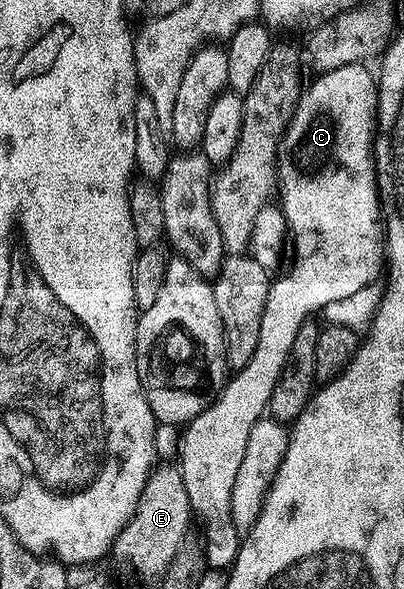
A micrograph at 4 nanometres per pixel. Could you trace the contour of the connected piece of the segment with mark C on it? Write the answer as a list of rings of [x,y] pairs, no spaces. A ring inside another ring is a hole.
[[[365,63],[349,64],[348,66],[340,66],[340,70],[328,70],[327,72],[315,75],[315,80],[311,84],[309,81],[308,87],[303,91],[301,99],[298,100],[298,105],[294,108],[294,114],[290,119],[289,126],[286,127],[286,132],[282,136],[276,153],[276,180],[280,185],[280,196],[282,192],[280,207],[282,213],[286,215],[286,227],[289,235],[292,237],[292,252],[294,248],[294,252],[298,257],[295,258],[290,272],[284,273],[279,280],[277,277],[271,283],[268,290],[266,309],[260,318],[260,334],[256,342],[256,350],[252,350],[252,358],[248,362],[248,366],[237,369],[227,379],[226,383],[222,385],[221,392],[215,396],[212,403],[195,420],[185,425],[180,432],[180,467],[182,469],[184,490],[188,490],[191,513],[202,518],[202,526],[206,534],[206,536],[204,535],[206,563],[212,568],[229,569],[233,565],[234,559],[238,556],[239,546],[242,545],[243,537],[240,535],[240,529],[232,522],[232,510],[230,509],[232,482],[236,482],[236,470],[240,470],[240,461],[244,458],[244,446],[248,446],[248,434],[252,434],[252,426],[258,420],[263,419],[264,413],[267,411],[270,399],[272,398],[272,390],[276,386],[276,382],[284,370],[284,362],[292,350],[292,342],[296,338],[296,330],[300,330],[300,326],[304,321],[311,319],[315,314],[321,313],[322,308],[328,306],[328,302],[340,302],[340,298],[349,298],[351,294],[356,294],[356,290],[375,283],[379,279],[378,275],[384,272],[384,261],[386,260],[384,217],[378,199],[378,174],[374,166],[374,137],[376,135],[376,121],[378,118],[378,85],[375,73],[373,71],[370,73],[366,68],[369,67]]]

